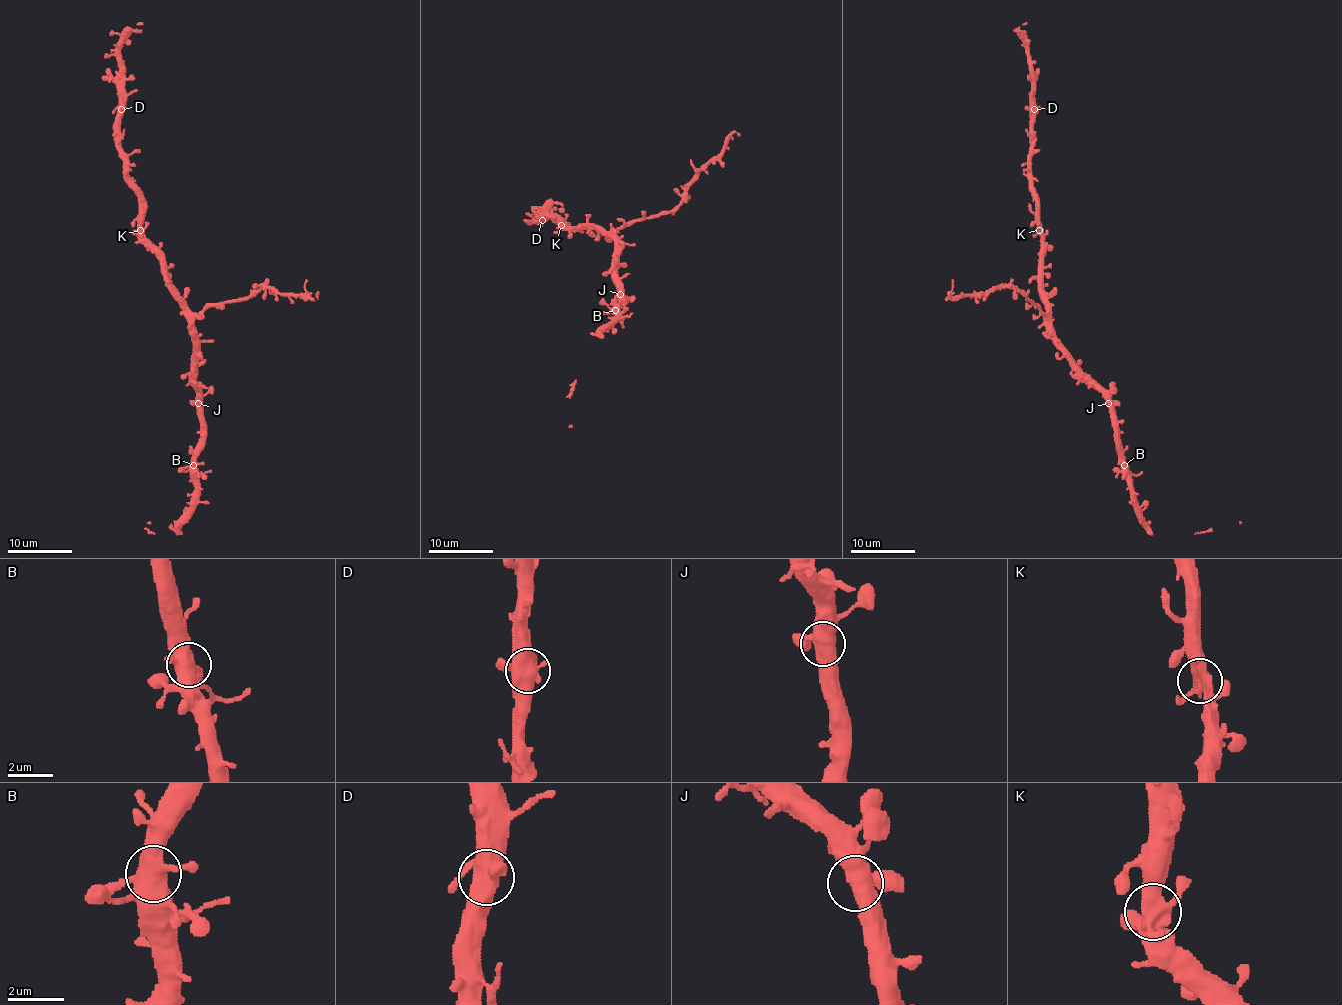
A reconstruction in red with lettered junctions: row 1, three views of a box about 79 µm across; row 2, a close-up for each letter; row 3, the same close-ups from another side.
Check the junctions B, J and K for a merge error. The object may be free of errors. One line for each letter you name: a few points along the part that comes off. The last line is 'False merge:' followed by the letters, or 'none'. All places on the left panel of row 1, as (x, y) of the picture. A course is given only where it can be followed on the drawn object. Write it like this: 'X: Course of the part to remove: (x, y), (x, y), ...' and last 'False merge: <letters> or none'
False merge: none

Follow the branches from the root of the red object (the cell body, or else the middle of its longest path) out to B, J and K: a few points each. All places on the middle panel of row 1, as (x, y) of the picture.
B: (612, 237), (615, 242), (615, 284), (621, 294), (621, 304), (615, 310)
J: (612, 237), (615, 242), (615, 284), (620, 294)
K: (612, 237), (597, 228), (566, 228), (562, 224)

